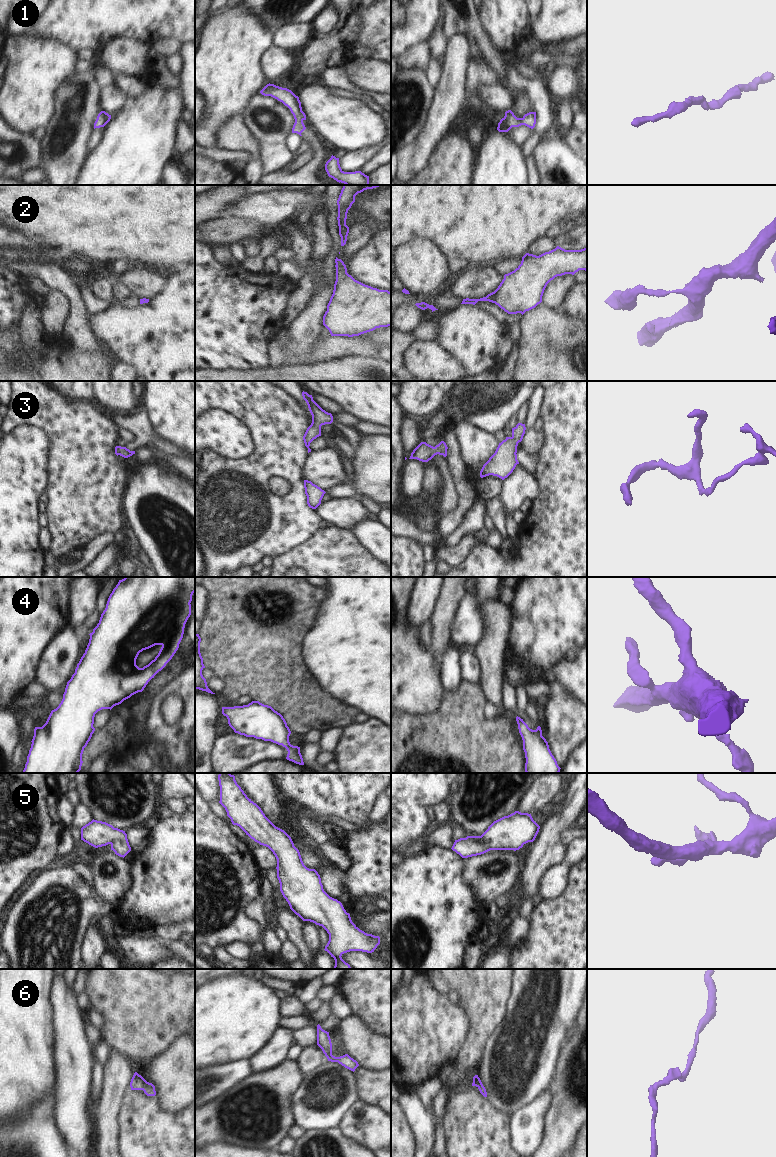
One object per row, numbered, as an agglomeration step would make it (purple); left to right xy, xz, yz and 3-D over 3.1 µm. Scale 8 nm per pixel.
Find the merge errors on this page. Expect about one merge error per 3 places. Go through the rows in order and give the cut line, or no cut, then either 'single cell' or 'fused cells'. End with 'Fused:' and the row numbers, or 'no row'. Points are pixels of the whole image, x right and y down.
1: no cut; single cell
2: no cut; single cell
3: no cut; single cell
4: no cut; single cell
5: no cut; single cell
6: no cut; single cell
Fused: no row

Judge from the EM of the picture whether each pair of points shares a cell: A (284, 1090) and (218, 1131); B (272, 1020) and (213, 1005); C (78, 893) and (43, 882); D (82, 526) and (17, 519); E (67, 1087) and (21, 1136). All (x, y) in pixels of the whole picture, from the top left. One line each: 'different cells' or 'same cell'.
A: same cell
B: same cell
C: same cell
D: different cells
E: different cells

